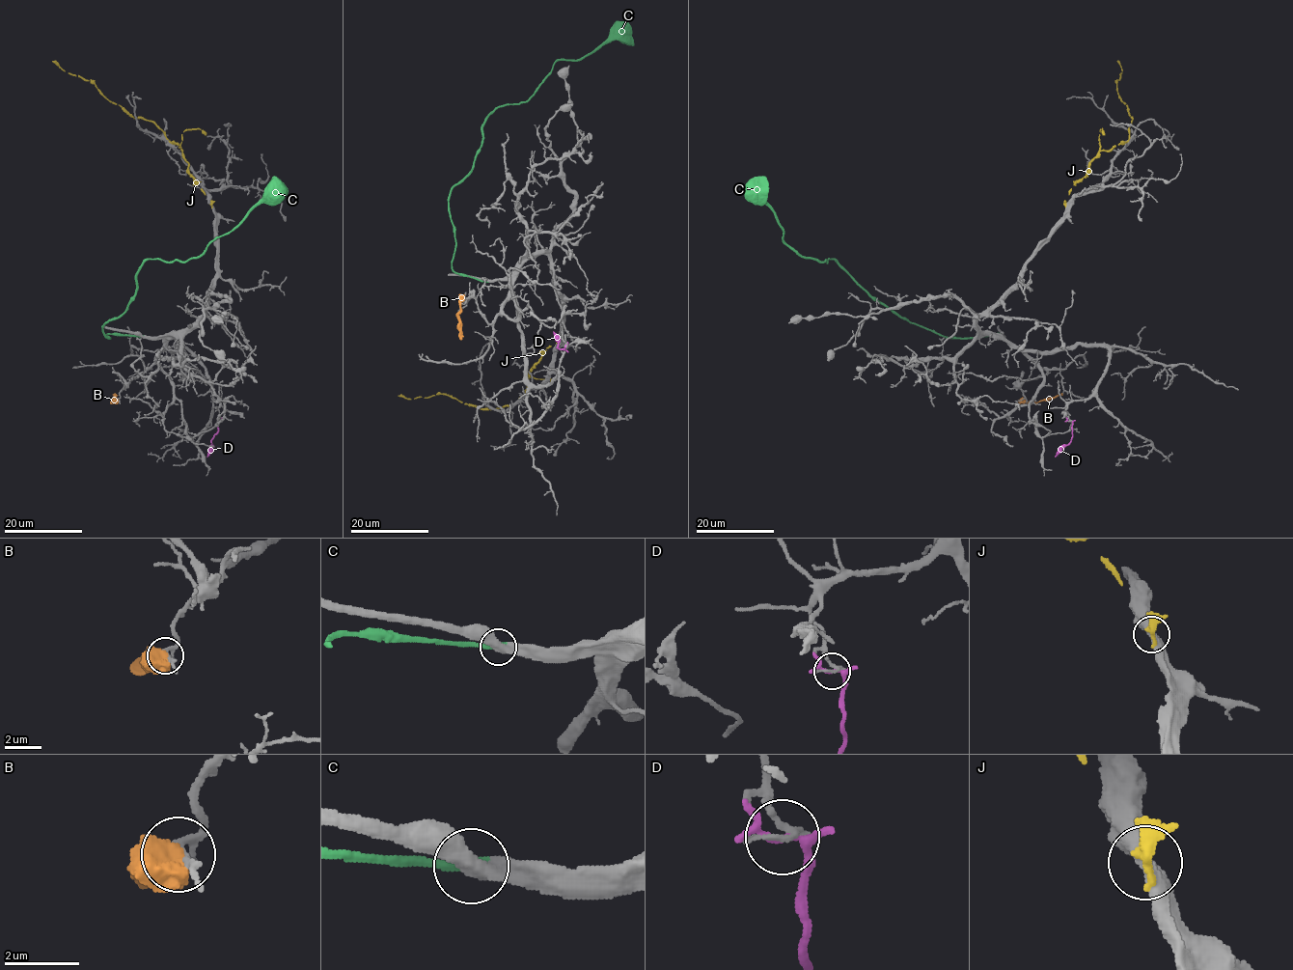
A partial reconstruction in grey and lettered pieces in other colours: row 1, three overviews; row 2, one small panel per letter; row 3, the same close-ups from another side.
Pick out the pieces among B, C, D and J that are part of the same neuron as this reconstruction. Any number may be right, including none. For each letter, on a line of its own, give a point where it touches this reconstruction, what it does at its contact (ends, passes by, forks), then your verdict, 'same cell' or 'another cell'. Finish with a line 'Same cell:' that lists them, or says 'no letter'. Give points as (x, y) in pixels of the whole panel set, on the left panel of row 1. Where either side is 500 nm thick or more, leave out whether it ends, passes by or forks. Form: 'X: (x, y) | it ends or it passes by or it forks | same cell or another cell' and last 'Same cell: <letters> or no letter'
B: (118, 400) | another cell
C: (142, 336) | it ends | same cell
D: (219, 421) | it forks | another cell
J: (211, 205) | another cell
Same cell: C

